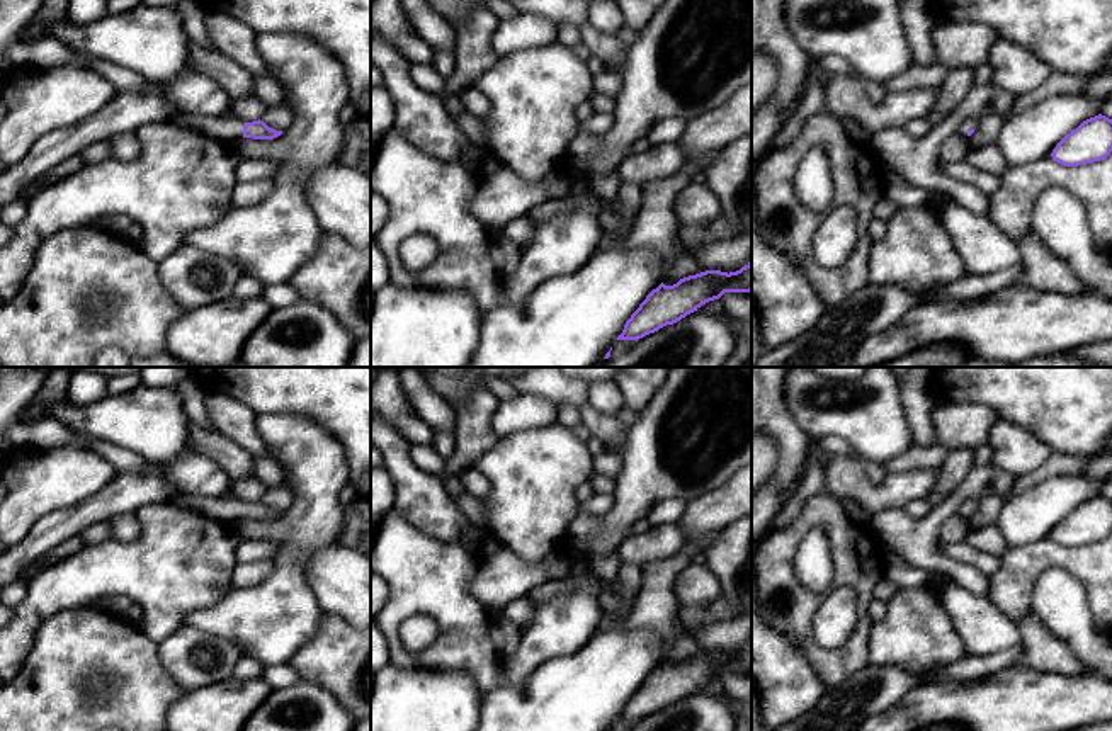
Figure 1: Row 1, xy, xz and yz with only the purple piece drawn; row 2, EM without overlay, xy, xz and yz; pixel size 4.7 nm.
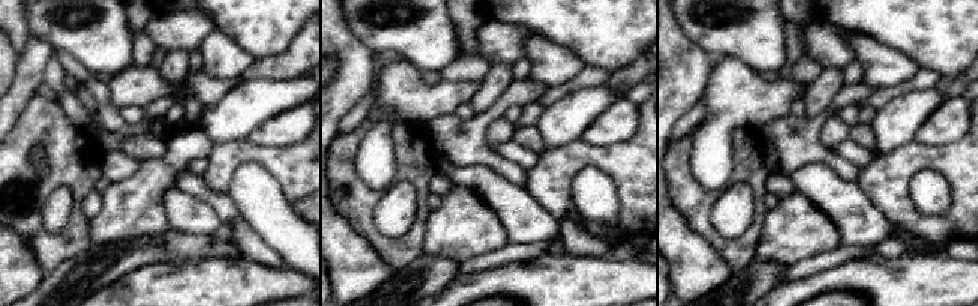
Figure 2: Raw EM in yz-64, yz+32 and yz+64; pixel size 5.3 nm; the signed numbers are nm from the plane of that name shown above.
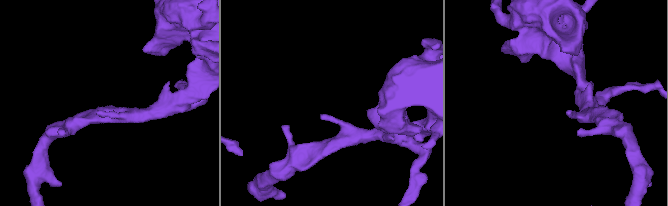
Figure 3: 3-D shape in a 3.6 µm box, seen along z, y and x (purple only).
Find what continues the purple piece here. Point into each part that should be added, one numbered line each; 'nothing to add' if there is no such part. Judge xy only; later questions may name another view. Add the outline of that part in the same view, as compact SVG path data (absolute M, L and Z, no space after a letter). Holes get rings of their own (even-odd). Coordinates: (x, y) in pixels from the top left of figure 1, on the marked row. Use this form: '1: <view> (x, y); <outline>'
1: xy (228, 130); M182 112L165 122L197 131L226 144L240 141L243 138L243 126L245 126L245 121L226 114L190 116Z

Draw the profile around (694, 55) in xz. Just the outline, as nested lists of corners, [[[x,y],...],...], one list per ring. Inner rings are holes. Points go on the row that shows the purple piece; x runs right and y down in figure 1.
[[[665,0],[629,46],[621,71],[621,90],[614,109],[616,122],[600,138],[590,163],[580,170],[580,194],[600,199],[593,180],[619,170],[629,148],[648,136],[661,119],[690,121],[728,102],[752,83],[752,0]]]

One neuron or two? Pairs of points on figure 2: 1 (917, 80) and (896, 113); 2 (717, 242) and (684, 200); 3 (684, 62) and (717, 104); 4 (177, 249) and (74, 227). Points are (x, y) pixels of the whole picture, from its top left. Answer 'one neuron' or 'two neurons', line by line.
1: two neurons
2: one neuron
3: two neurons
4: two neurons

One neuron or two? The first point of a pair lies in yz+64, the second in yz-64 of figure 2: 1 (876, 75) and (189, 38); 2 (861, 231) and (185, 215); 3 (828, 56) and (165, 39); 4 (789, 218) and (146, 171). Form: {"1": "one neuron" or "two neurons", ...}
{"1": "two neurons", "2": "one neuron", "3": "one neuron", "4": "one neuron"}

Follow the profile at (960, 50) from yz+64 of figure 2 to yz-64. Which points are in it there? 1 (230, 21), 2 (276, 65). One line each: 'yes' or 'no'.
1: yes
2: no

